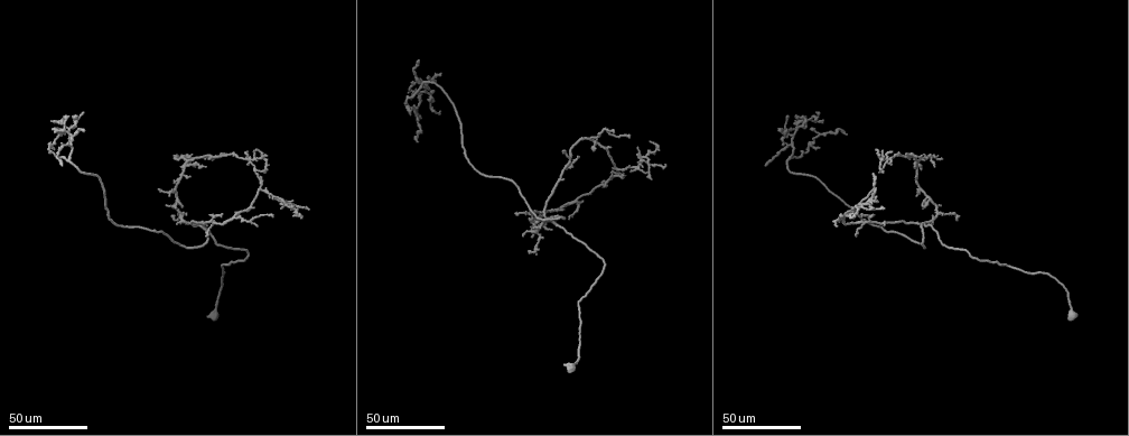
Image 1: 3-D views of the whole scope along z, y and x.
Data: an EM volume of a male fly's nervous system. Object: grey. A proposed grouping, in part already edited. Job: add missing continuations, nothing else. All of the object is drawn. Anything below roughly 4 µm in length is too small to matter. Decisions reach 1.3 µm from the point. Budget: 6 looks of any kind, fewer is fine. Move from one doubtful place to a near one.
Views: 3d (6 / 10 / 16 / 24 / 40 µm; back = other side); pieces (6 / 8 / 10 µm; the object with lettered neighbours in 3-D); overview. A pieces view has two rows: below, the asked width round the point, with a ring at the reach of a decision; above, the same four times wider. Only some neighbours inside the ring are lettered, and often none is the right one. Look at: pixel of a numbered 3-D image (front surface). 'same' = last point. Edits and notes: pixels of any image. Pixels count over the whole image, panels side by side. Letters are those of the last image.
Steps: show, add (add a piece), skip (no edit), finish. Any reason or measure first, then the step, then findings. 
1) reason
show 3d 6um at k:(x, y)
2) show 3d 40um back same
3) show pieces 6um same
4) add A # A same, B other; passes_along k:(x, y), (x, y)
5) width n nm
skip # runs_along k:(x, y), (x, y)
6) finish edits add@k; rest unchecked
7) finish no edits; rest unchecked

tapers out
show 3d 24um at 1:(187, 215)

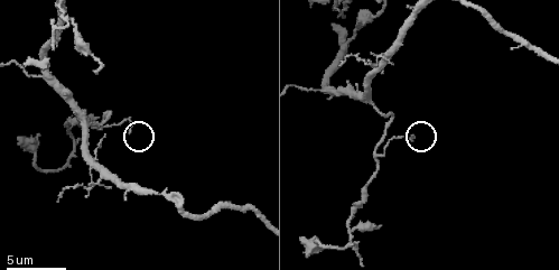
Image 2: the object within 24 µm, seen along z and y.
show pieces 8um at 2:(412, 133)

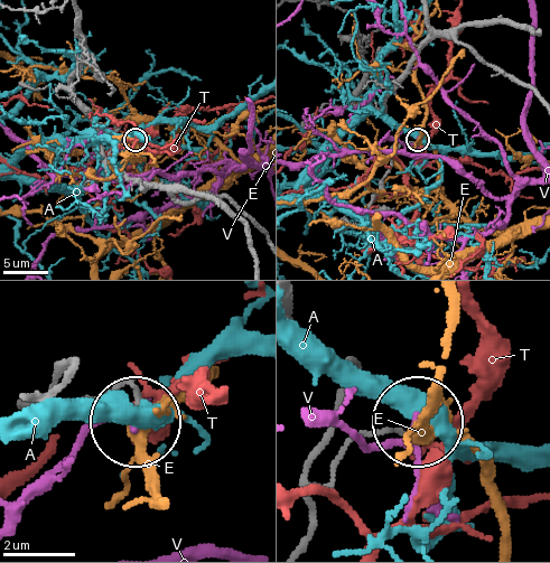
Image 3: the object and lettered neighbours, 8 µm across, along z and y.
skip # A other, E other, T other, V other; none of them fits

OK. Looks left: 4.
branch stops here
show 3d 24um at 1:(922, 170)

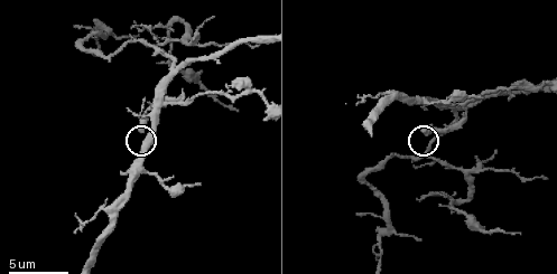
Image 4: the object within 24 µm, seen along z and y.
show pieces 6um at 4:(142, 131)

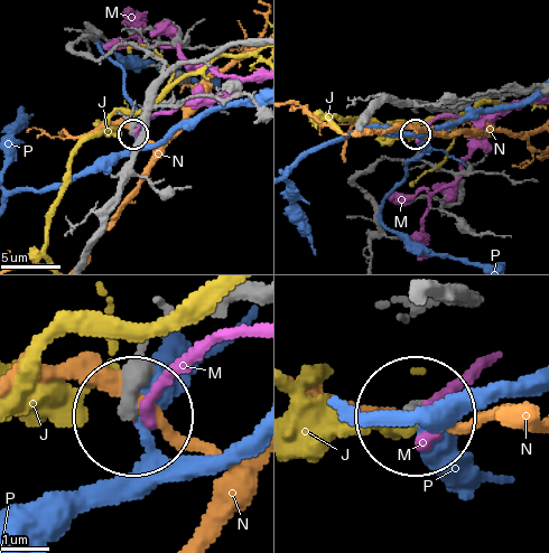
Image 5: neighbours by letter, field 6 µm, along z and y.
skip # J other, M other, N other, P other; none of them fits

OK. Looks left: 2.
tapers out
show 3d 40um at 1:(252, 209)

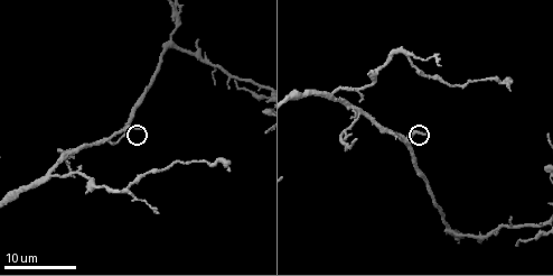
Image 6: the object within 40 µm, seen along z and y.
show pieces 6um at 6:(141, 128)

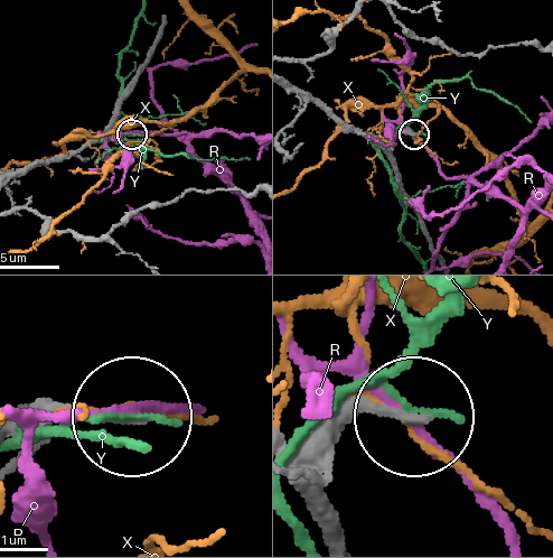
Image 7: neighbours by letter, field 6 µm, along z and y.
width 170 nm
skip # R other, X other, Y other; runs_along 7:(16, 436), (132, 419); none of them fits

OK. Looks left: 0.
finish no edits; rest unchecked

